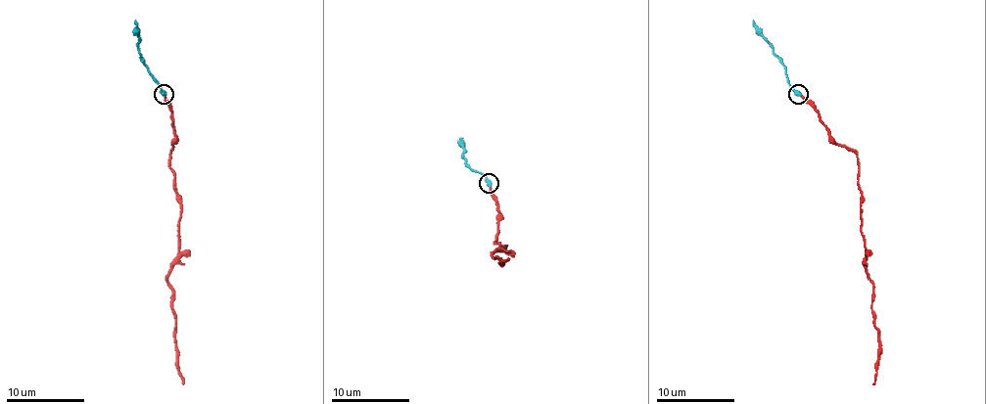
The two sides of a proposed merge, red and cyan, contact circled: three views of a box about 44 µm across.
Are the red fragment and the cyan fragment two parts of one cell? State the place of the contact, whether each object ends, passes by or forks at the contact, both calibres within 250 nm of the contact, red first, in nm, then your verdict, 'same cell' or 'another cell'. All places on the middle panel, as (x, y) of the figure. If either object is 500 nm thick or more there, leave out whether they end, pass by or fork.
place (489, 183); red ends; cyan ends; calibres 80 and 420 nm; same cell

